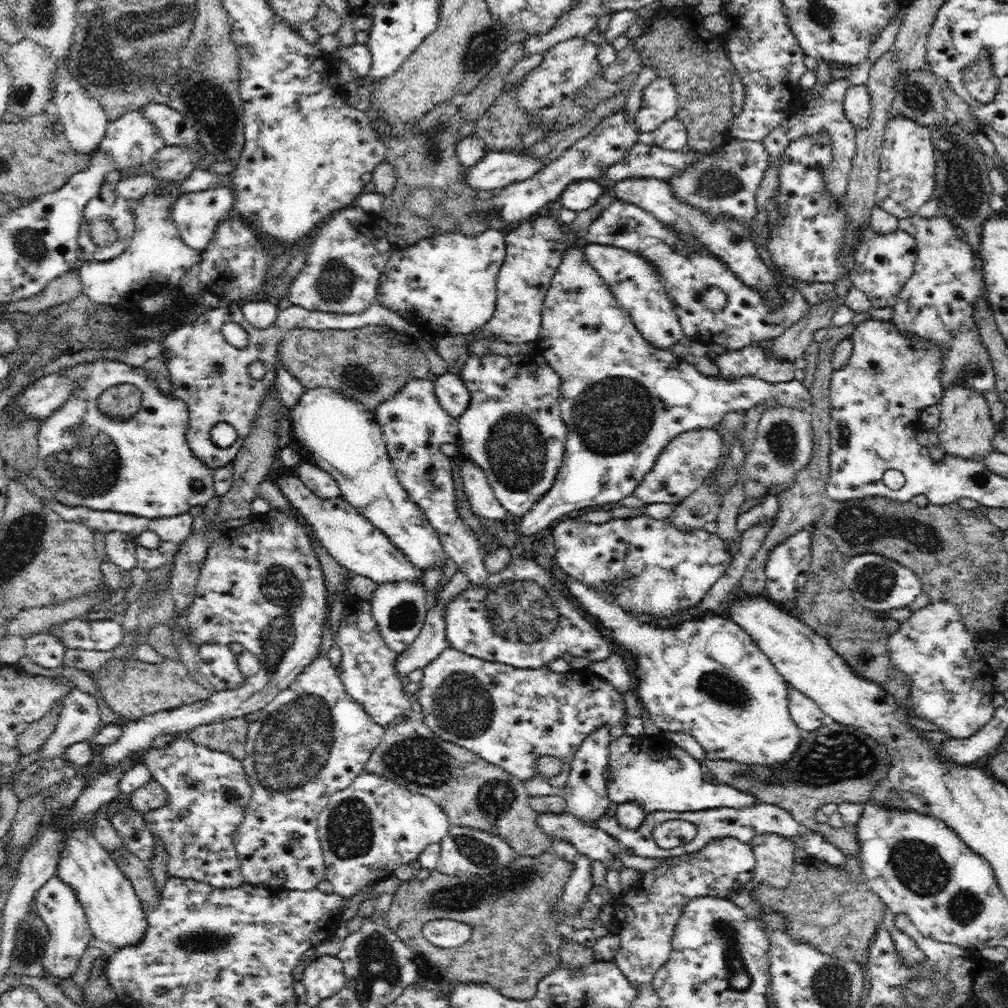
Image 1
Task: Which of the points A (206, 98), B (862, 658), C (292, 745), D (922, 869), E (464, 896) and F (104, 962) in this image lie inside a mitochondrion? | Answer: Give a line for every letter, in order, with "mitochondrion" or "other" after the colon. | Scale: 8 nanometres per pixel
A: mitochondrion
B: mitochondrion
C: mitochondrion
D: mitochondrion
E: mitochondrion
F: other

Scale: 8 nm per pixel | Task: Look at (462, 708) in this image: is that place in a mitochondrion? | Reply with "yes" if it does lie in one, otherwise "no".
yes

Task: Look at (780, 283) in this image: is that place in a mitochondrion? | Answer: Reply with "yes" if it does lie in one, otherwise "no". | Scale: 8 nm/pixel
no

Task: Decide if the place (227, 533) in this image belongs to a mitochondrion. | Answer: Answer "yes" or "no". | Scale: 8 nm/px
no

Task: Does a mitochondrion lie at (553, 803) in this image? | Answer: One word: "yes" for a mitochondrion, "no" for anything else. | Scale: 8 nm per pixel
no

